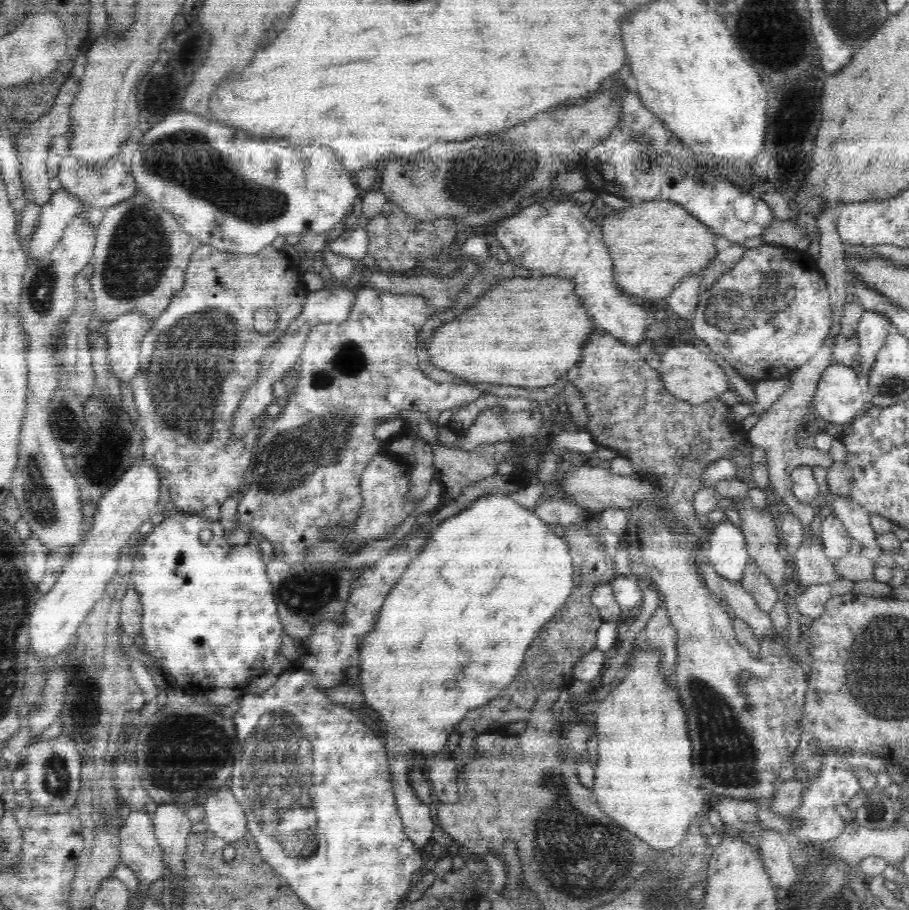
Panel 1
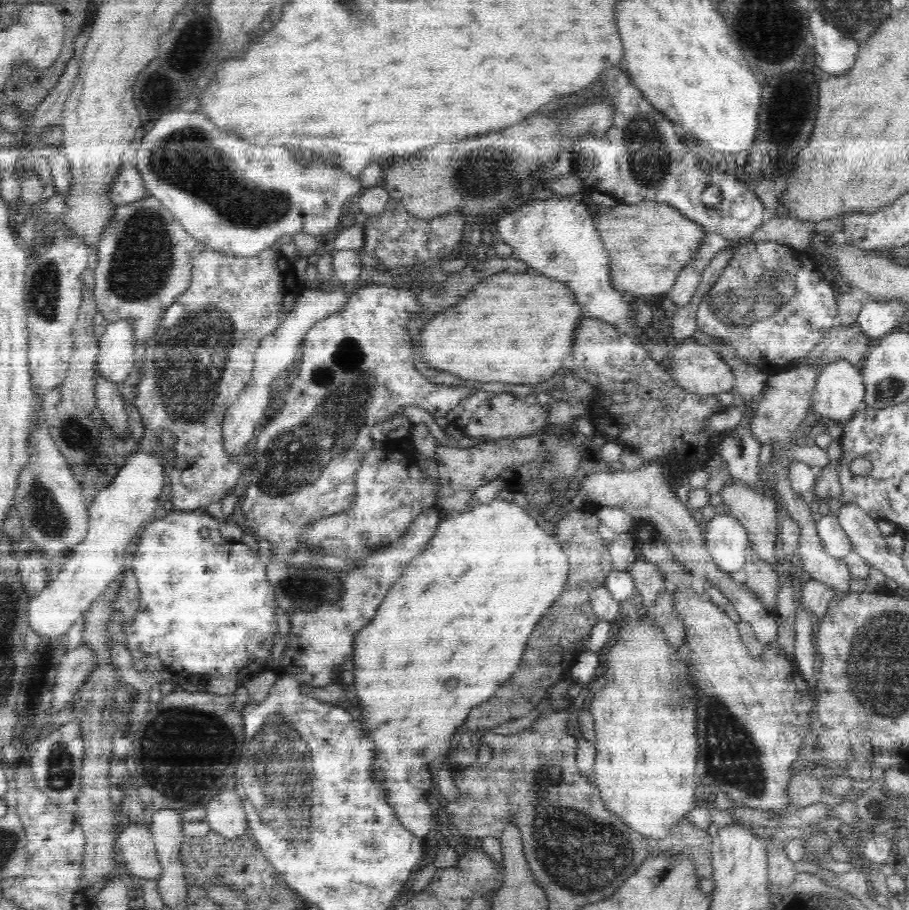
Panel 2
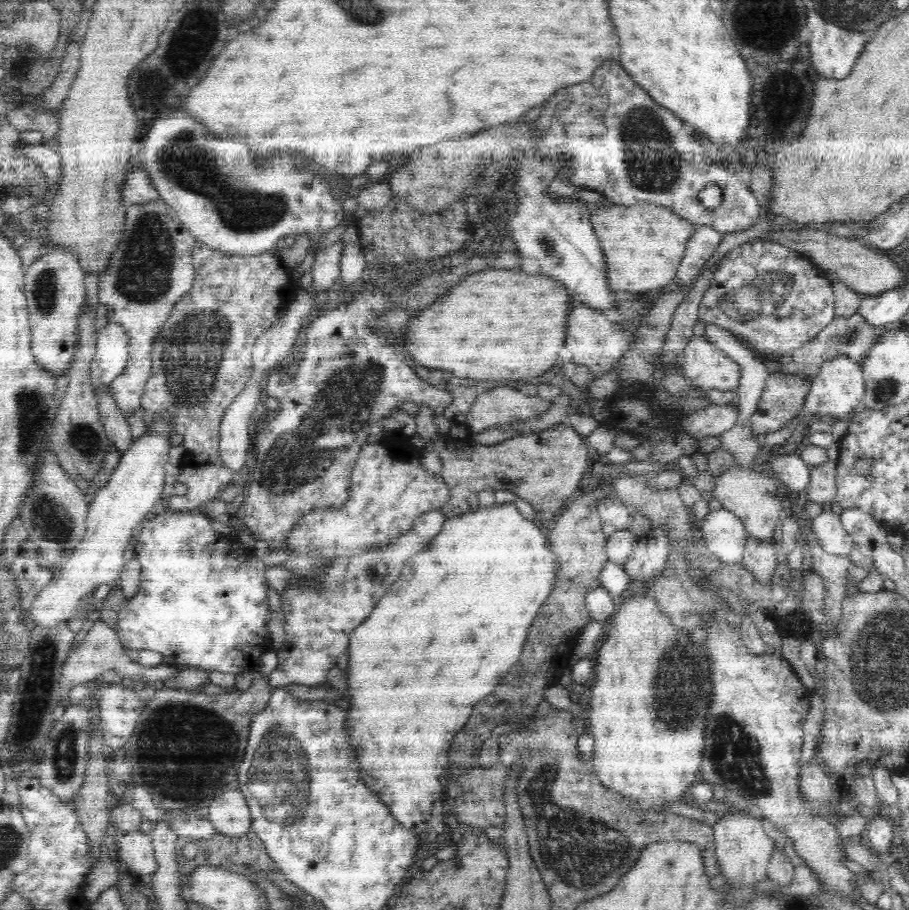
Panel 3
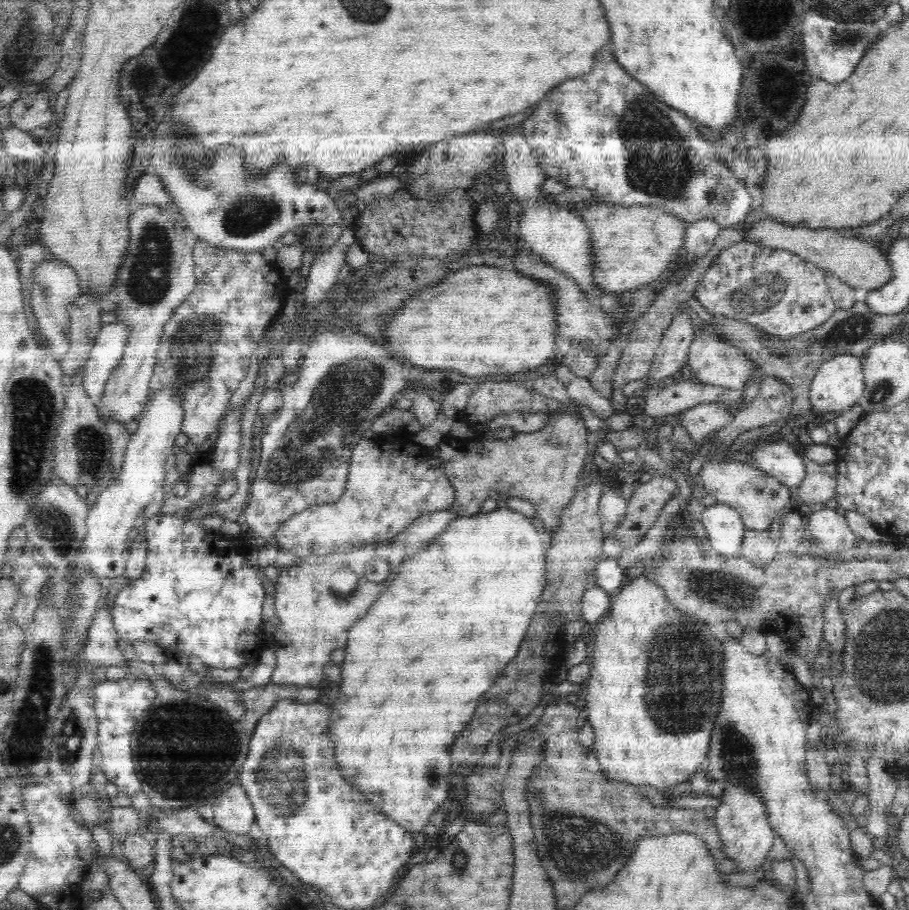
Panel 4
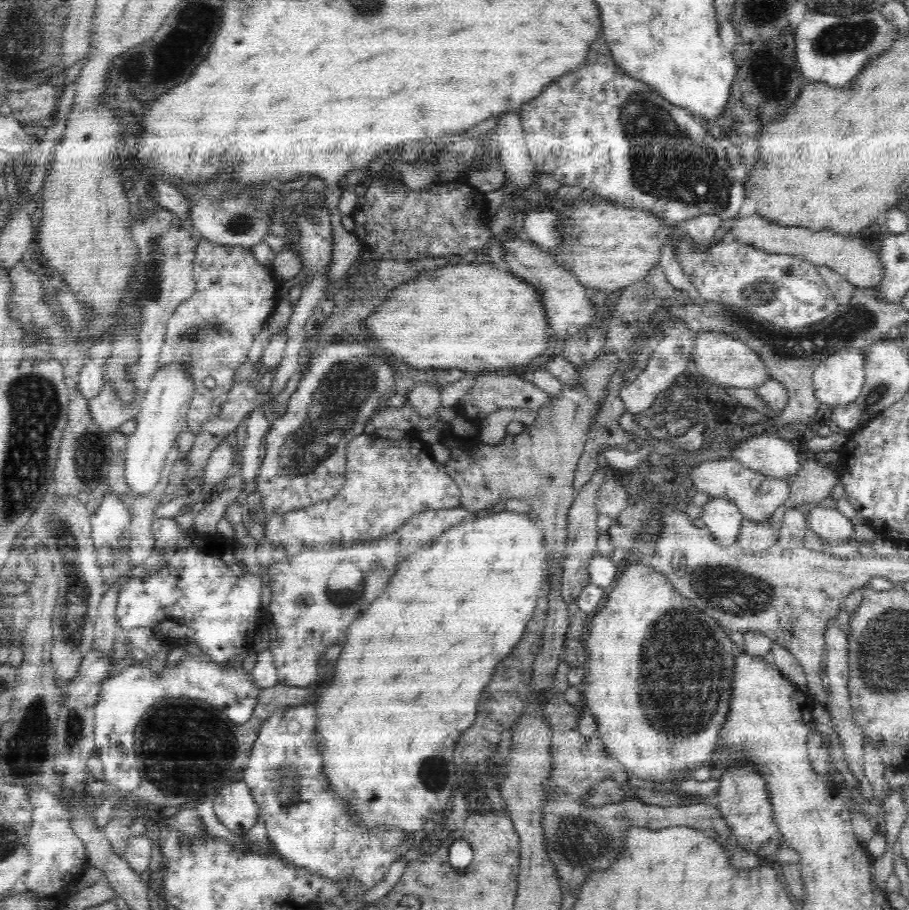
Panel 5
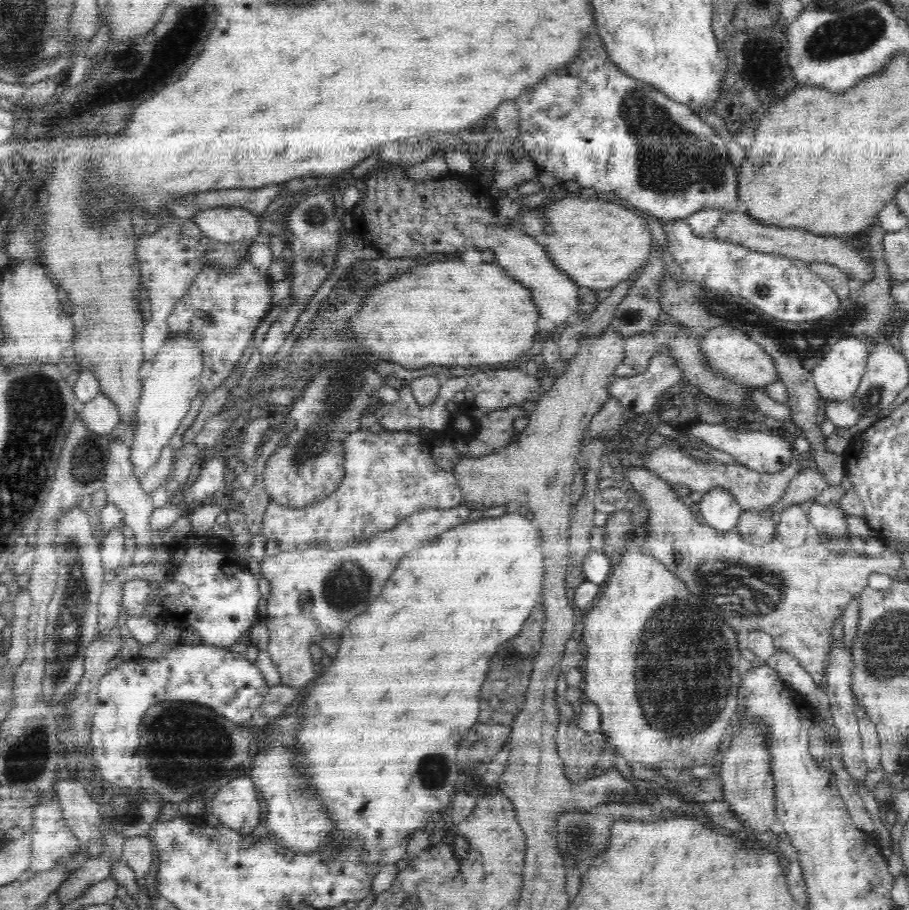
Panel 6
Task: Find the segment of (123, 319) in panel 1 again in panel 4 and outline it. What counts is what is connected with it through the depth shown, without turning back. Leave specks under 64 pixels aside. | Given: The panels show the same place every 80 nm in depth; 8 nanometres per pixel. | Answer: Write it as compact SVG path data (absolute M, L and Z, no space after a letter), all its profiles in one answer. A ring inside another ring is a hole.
M120 322L104 324L92 340L92 350L85 362L82 384L94 405L104 394L110 375L121 364L129 328Z

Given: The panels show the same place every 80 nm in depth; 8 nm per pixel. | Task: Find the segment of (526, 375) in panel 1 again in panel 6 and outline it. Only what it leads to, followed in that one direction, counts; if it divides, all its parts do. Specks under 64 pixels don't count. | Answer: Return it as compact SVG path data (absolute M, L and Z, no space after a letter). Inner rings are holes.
M440 261L418 264L406 270L400 278L374 288L362 310L352 318L350 328L354 336L368 350L380 358L398 362L406 369L422 369L428 364L450 366L484 366L484 364L506 364L526 354L538 336L540 318L530 289L514 282L496 262L469 265L464 261Z

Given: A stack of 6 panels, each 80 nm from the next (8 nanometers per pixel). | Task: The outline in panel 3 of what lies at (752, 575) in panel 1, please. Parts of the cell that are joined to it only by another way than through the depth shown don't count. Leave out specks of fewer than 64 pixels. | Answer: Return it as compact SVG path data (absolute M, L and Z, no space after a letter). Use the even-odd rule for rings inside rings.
M753 536L746 540L742 564L762 585L768 585L774 579L780 562L781 553L777 552L774 543L774 539L764 542Z

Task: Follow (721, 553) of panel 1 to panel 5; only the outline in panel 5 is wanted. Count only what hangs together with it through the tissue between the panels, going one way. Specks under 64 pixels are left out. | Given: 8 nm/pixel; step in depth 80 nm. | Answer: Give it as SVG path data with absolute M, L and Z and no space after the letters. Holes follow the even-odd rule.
M710 497L709 501L701 506L702 510L700 516L704 520L706 527L710 529L711 535L715 538L718 546L732 546L737 542L740 534L740 526L742 526L743 514L732 500L727 498Z

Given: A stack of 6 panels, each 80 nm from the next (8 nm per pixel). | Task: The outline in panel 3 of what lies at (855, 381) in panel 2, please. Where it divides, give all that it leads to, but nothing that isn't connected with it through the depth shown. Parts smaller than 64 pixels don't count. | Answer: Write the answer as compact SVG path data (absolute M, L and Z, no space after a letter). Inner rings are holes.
M846 356L835 357L833 360L824 363L820 372L811 380L810 392L808 392L802 412L792 422L788 422L782 430L770 432L770 434L761 438L764 449L771 452L784 444L785 440L793 433L797 424L806 416L825 417L829 415L837 419L847 419L861 407L861 400L864 395L865 382L861 364L850 360Z

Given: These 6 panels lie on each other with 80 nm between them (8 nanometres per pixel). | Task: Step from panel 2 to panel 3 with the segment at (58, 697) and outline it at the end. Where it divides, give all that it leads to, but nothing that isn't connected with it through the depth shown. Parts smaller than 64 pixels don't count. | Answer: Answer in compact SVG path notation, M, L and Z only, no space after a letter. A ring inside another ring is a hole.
M101 619L96 620L88 635L78 647L71 650L68 658L64 661L62 667L62 676L60 677L60 697L62 698L62 706L66 703L70 690L78 684L86 684L100 677L103 672L115 670L126 683L136 684L141 689L144 685L152 684L158 681L164 681L166 678L176 678L181 668L176 665L168 665L166 663L155 667L147 667L132 661L124 651L125 646L121 643L120 637L115 630L109 628Z

